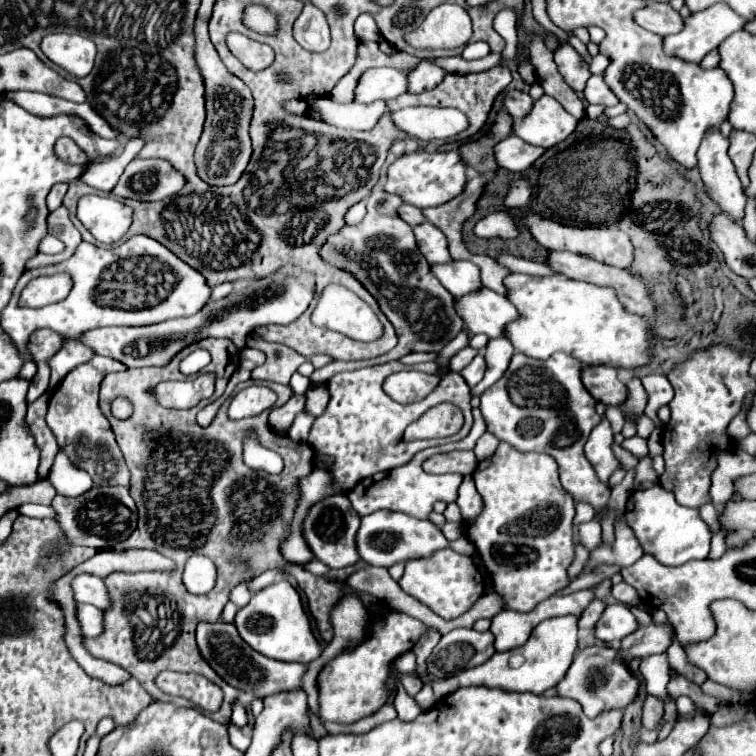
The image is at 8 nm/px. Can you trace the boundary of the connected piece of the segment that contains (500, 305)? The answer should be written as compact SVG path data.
M488 288L464 296L460 302L456 302L456 310L462 316L468 332L482 332L490 338L506 336L508 322L520 318L518 310L506 296L500 296Z

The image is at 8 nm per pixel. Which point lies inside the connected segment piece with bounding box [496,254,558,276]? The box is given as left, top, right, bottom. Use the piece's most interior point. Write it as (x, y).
(514, 263)

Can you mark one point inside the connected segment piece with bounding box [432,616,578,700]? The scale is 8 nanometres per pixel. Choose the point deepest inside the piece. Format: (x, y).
(541, 663)

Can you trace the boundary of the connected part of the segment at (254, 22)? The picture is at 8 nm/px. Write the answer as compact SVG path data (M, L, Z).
M249 5L245 9L244 25L260 34L275 34L278 24L275 15L267 8L260 5Z

